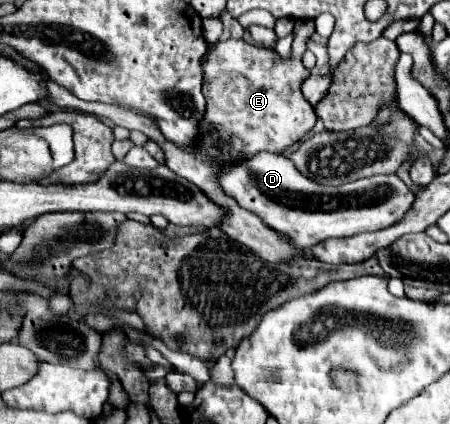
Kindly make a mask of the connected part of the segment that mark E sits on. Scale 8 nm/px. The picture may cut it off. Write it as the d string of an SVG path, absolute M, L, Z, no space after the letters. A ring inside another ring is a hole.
M295 20L293 29L293 48L291 56L283 58L273 48L249 44L245 40L225 40L215 42L213 48L205 54L201 60L203 68L203 94L207 100L207 112L199 124L199 140L195 140L195 146L187 152L179 148L177 144L169 142L161 132L155 120L119 108L119 106L107 106L99 102L85 102L67 92L63 86L55 82L47 82L47 100L53 102L59 108L67 110L81 110L95 116L105 116L113 124L123 126L127 130L139 130L153 142L161 146L165 152L165 166L171 168L177 176L183 176L185 180L197 184L201 192L215 204L219 204L225 210L223 220L219 222L219 228L235 242L245 244L249 250L253 250L257 256L269 262L285 262L299 254L283 236L279 236L275 230L267 228L253 212L247 212L241 208L231 196L227 196L219 184L217 176L225 166L239 164L243 160L249 160L257 152L273 152L283 154L291 144L301 140L313 126L315 126L315 110L309 102L305 102L301 94L301 84L309 76L309 70L301 64L301 56L307 50L307 38L315 32L315 20Z

